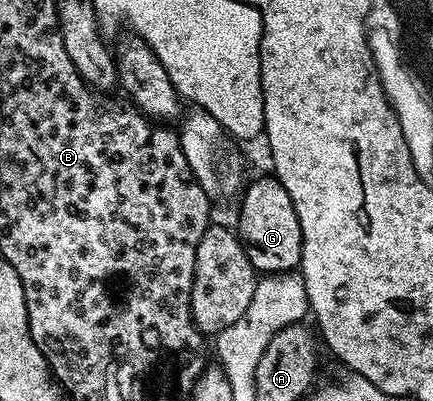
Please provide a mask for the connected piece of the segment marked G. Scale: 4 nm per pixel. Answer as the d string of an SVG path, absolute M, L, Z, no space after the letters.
M267 173L251 183L249 180L241 192L241 199L236 234L242 240L255 271L262 275L293 272L302 262L302 230L292 197L288 197L288 189L284 189L277 177Z

